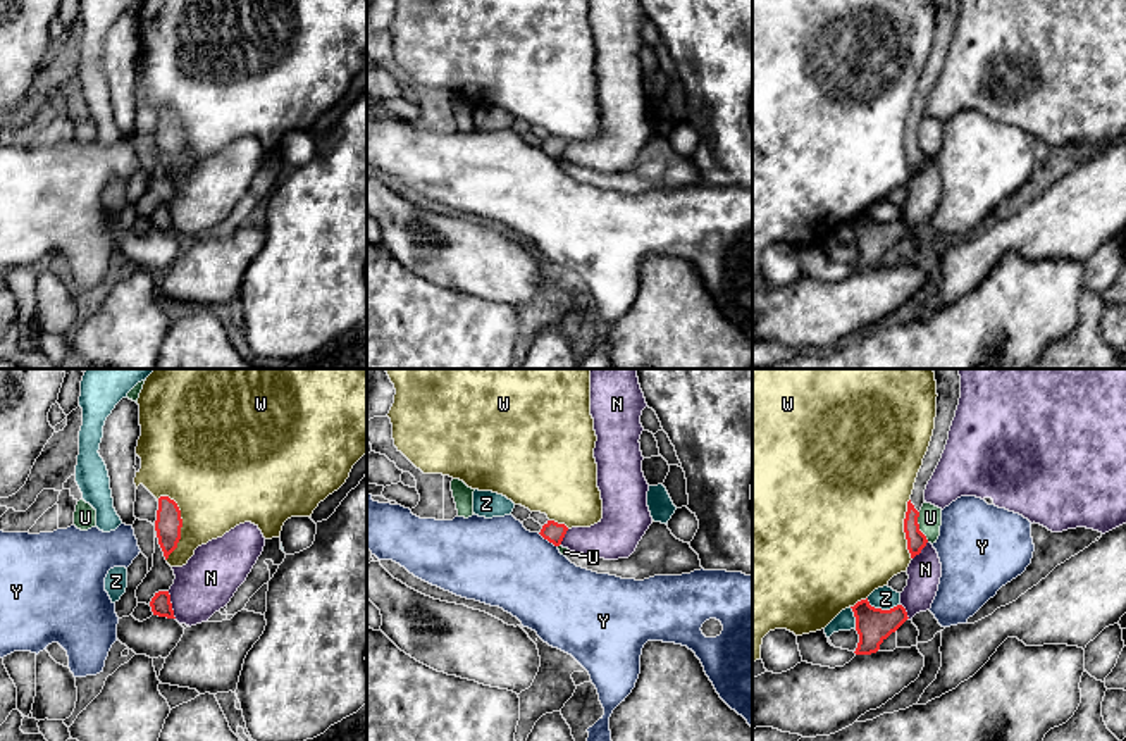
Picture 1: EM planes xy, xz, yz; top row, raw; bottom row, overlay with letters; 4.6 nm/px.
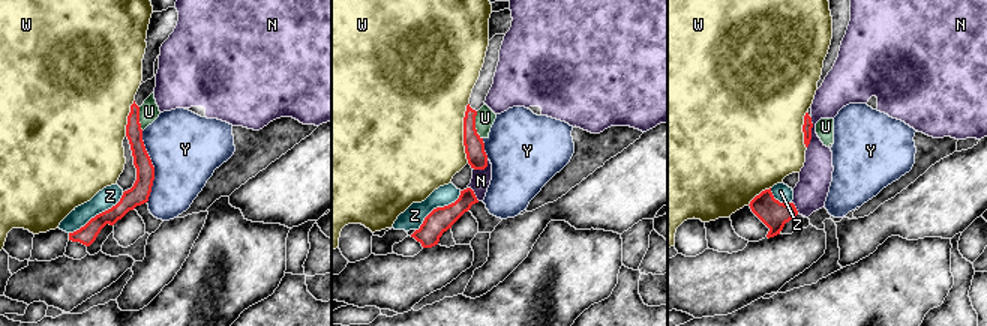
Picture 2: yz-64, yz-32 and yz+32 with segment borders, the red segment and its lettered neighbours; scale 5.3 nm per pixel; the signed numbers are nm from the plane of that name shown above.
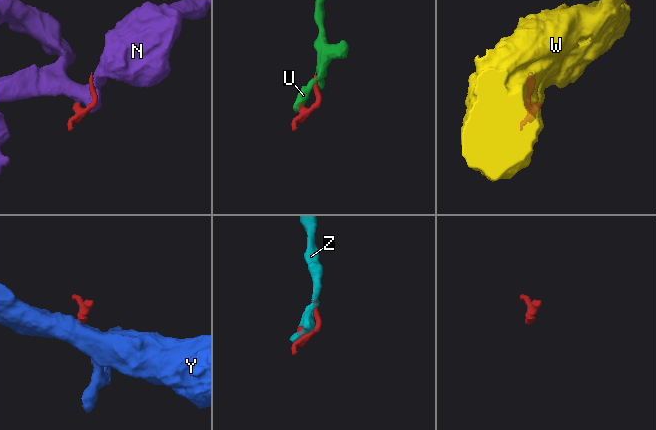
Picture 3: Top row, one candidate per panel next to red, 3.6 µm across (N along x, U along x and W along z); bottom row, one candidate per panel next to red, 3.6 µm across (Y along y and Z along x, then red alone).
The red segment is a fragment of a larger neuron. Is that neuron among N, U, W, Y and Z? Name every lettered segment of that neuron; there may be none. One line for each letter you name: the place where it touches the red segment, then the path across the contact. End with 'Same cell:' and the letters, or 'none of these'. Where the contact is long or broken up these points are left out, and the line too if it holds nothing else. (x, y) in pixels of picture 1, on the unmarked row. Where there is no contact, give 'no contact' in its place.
Same cell: none of these

